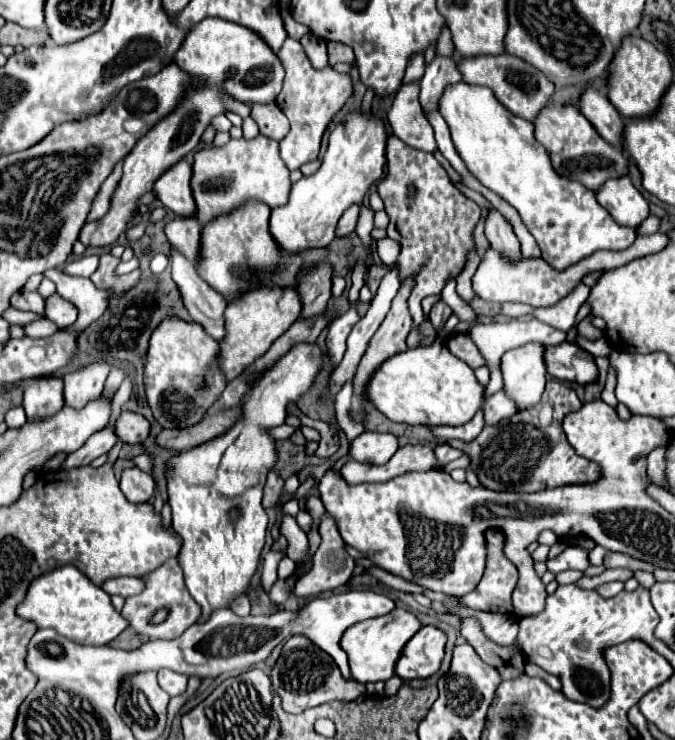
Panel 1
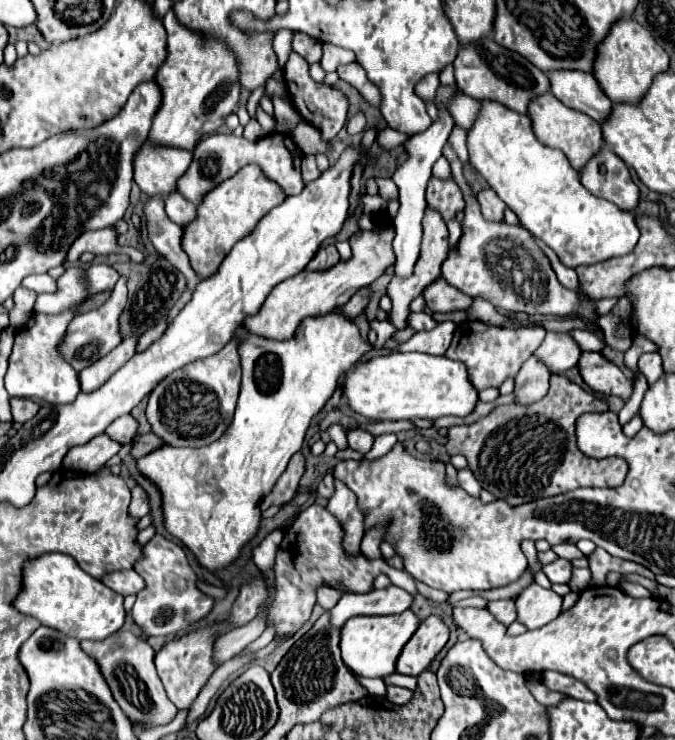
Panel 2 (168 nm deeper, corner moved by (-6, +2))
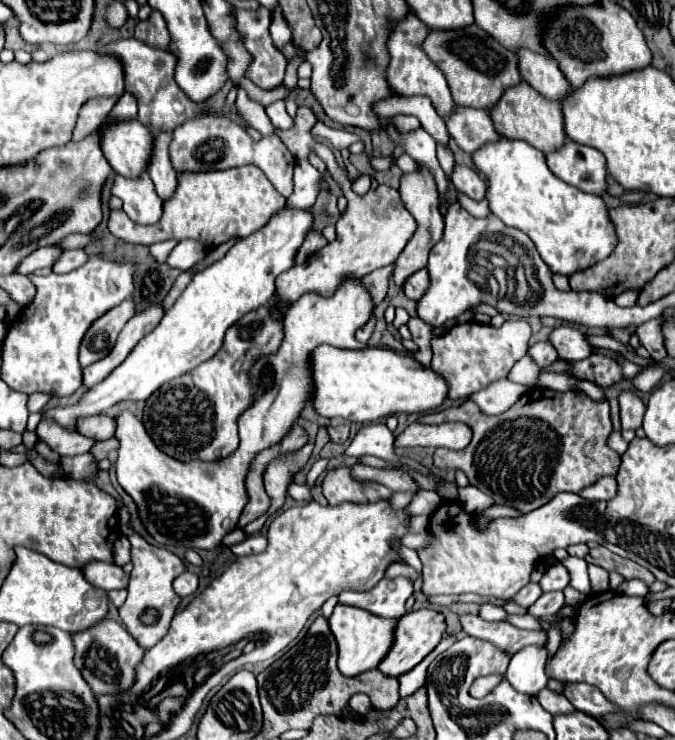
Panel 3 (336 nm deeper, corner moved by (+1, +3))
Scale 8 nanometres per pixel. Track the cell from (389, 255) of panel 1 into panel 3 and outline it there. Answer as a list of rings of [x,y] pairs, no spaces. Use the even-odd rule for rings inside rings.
[[[300,107],[294,119],[294,127],[286,131],[276,131],[280,141],[288,147],[288,151],[294,153],[296,159],[306,159],[310,151],[316,151],[328,165],[332,177],[340,183],[344,197],[348,201],[346,211],[336,221],[336,239],[322,247],[322,251],[316,251],[316,255],[308,255],[306,263],[292,267],[292,271],[284,271],[284,275],[278,275],[276,279],[276,291],[282,299],[282,303],[294,303],[300,295],[308,291],[316,291],[320,295],[332,295],[342,279],[348,275],[364,277],[374,269],[386,267],[398,259],[406,243],[416,231],[416,221],[404,207],[400,193],[388,185],[378,185],[376,189],[370,189],[366,195],[356,195],[350,189],[350,181],[344,175],[344,171],[336,165],[336,159],[332,155],[332,149],[316,143],[310,135],[310,129],[314,127],[316,117],[308,107]]]

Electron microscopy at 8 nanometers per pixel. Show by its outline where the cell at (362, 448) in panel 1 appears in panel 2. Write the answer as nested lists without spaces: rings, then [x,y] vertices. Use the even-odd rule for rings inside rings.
[[[351,430],[347,434],[347,442],[349,442],[349,446],[353,450],[357,450],[361,454],[367,454],[371,450],[373,442],[375,442],[375,436],[369,434],[369,432],[365,432],[365,430]]]

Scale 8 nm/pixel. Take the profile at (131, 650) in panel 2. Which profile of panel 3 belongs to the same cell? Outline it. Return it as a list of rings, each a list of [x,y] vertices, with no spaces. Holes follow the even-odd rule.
[[[102,619],[96,627],[80,631],[80,635],[72,635],[72,643],[76,647],[74,665],[94,693],[118,693],[134,683],[134,667],[144,657],[144,649],[140,649],[132,635],[116,621]]]

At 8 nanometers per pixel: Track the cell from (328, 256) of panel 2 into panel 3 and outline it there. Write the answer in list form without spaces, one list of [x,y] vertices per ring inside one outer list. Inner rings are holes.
[[[316,229],[308,231],[304,243],[300,245],[300,251],[296,251],[296,263],[304,263],[304,259],[306,259],[310,253],[320,251],[326,243],[328,243],[328,241],[324,239],[324,235],[322,235],[320,231],[316,231]]]

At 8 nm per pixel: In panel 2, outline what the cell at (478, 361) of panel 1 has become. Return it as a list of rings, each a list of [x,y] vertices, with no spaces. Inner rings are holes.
[[[463,322],[457,326],[453,342],[449,346],[449,350],[445,352],[447,358],[453,360],[461,360],[467,370],[469,376],[475,380],[475,388],[483,390],[489,386],[499,388],[507,378],[513,378],[521,364],[541,346],[543,338],[545,338],[545,330],[543,328],[521,328],[521,330],[507,330],[507,328],[499,328],[499,326],[489,326],[483,322]]]

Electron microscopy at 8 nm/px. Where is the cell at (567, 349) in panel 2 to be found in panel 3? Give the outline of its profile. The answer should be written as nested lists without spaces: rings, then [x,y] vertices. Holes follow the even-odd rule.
[[[568,325],[554,329],[550,335],[550,341],[556,347],[562,361],[586,359],[588,355],[592,355],[592,349],[594,349],[580,329],[574,329]]]

